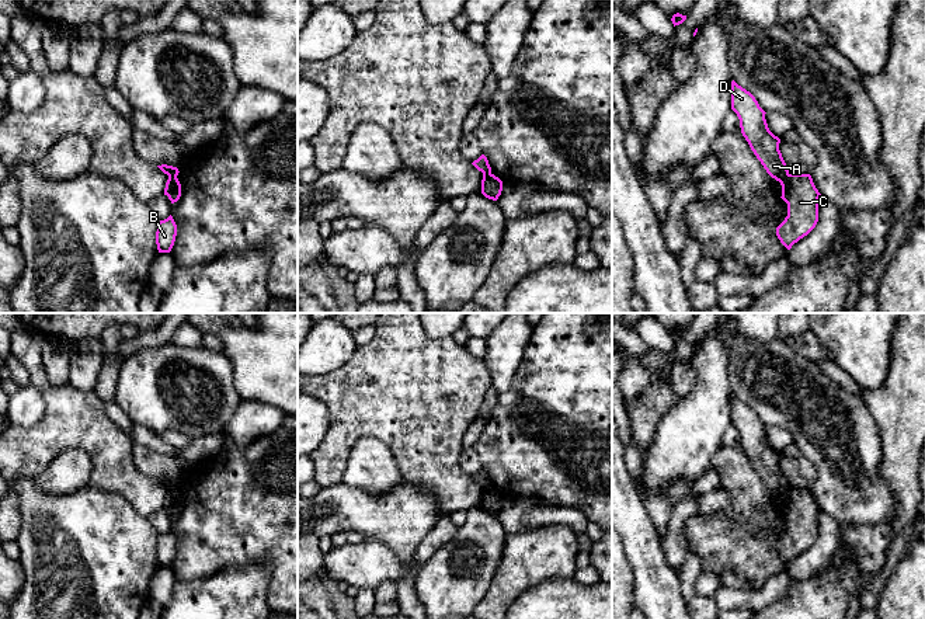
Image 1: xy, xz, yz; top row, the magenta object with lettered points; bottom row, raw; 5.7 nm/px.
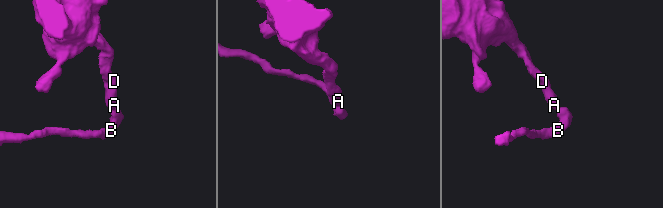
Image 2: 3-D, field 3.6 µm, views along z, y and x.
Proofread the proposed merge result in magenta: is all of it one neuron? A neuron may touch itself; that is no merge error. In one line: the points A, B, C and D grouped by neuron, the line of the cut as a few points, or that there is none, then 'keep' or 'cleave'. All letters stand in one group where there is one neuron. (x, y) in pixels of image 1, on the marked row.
groups A D / B C; cut yz (789, 174), (781, 183); cleave

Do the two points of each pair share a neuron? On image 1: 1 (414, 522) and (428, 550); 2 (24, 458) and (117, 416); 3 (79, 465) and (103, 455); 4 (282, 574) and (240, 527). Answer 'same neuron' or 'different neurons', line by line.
1: different neurons
2: different neurons
3: different neurons
4: same neuron

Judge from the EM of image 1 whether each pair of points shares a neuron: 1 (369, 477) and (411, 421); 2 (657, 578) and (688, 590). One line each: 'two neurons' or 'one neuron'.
1: two neurons
2: two neurons

